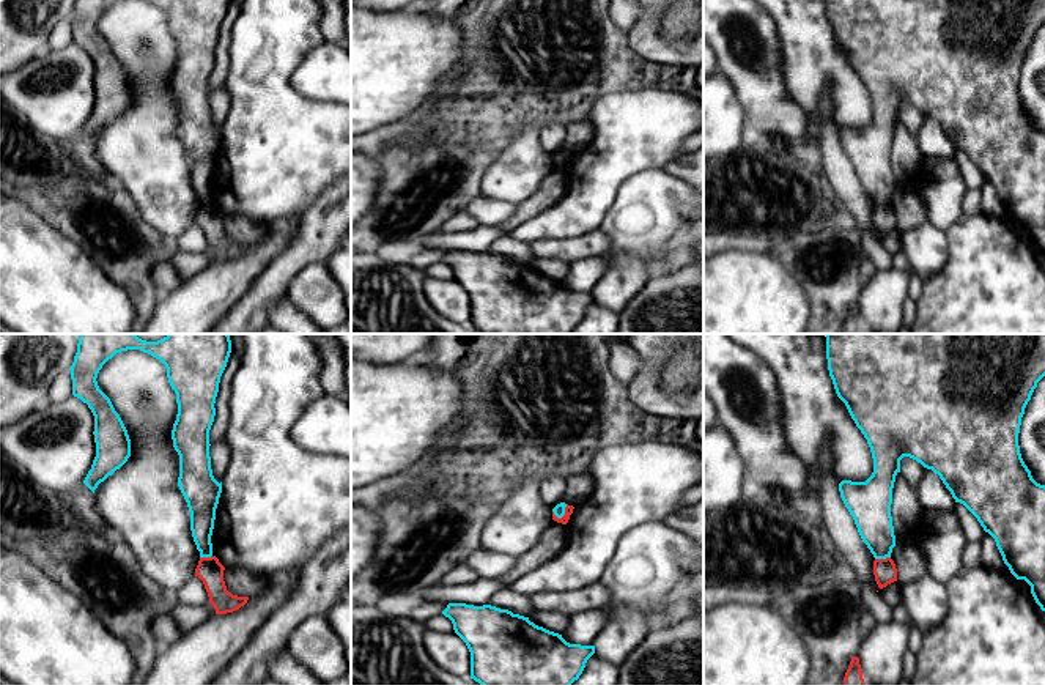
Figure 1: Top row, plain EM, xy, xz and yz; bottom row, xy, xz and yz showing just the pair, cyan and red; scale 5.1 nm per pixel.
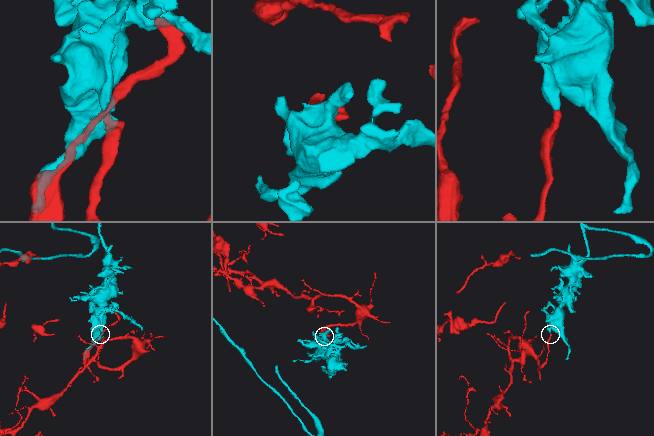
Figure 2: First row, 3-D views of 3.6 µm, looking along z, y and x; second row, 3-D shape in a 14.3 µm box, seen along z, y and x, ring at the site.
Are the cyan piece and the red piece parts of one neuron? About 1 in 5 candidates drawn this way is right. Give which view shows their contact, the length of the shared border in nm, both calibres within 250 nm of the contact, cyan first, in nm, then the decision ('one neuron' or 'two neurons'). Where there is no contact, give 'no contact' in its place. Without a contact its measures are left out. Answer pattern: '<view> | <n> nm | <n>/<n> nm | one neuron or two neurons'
xz | 90 nm | 60/50 nm | two neurons

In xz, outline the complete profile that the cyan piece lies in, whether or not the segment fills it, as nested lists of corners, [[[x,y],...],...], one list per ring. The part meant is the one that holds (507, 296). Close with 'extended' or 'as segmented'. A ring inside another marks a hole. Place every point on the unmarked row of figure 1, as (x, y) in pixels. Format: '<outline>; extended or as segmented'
[[[449,250],[442,258],[471,299],[471,326],[482,334],[570,334],[582,321],[595,293],[567,290],[529,265],[491,252]]]; as segmented

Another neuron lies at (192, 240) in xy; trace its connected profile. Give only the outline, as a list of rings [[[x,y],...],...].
[[[192,224],[181,236],[175,239],[175,246],[181,252],[208,252],[209,244],[203,228]]]

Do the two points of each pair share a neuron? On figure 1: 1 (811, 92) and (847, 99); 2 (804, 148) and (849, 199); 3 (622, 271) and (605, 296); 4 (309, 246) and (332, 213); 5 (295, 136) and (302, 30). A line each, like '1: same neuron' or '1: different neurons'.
1: same neuron
2: different neurons
3: same neuron
4: same neuron
5: same neuron

